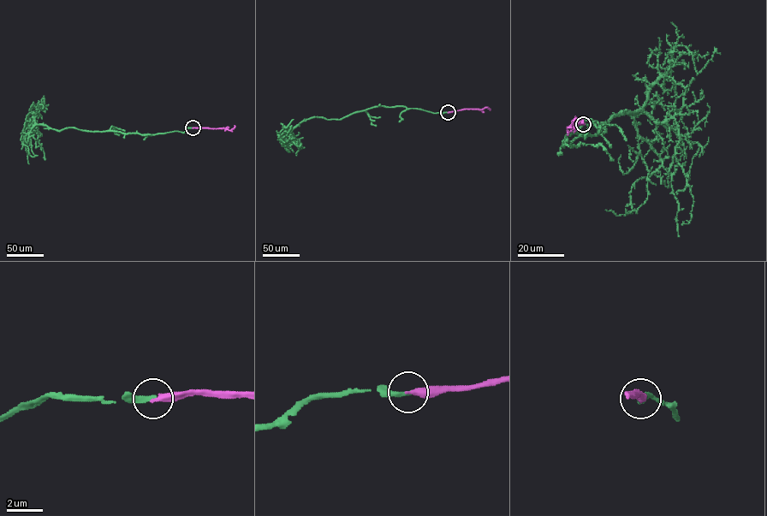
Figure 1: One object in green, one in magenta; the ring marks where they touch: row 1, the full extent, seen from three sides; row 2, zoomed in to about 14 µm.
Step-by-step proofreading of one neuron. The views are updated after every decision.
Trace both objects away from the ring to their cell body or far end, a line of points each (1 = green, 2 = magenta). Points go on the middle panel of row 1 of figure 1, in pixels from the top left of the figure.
1: (448, 112), (379, 106), (340, 119), (313, 116), (287, 129), (280, 137), (279, 133), (293, 119)
2: (448, 112), (486, 107), (490, 109)

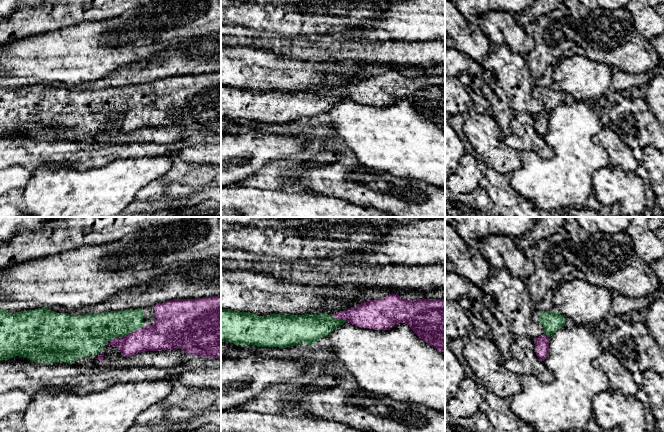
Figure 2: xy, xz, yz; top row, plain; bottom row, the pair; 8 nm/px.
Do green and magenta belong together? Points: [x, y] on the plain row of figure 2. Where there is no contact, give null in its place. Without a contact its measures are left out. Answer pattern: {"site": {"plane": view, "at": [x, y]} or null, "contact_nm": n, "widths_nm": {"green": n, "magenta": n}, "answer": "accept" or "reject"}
{"site": {"plane": "xy", "at": [127, 109]}, "contact_nm": 320, "widths_nm": {"green": 260, "magenta": 220}, "answer": "accept"}

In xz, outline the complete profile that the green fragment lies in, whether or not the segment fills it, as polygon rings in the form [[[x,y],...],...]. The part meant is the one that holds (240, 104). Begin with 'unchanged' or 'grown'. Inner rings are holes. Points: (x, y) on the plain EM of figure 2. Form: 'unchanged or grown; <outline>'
grown; [[[389,70],[377,76],[368,76],[334,91],[325,89],[292,91],[270,90],[258,92],[250,88],[221,85],[221,118],[257,123],[286,124],[299,120],[315,120],[322,113],[344,99],[375,106],[387,106],[399,99],[407,100],[423,117],[439,128],[445,128],[445,75],[405,76],[398,70]]]

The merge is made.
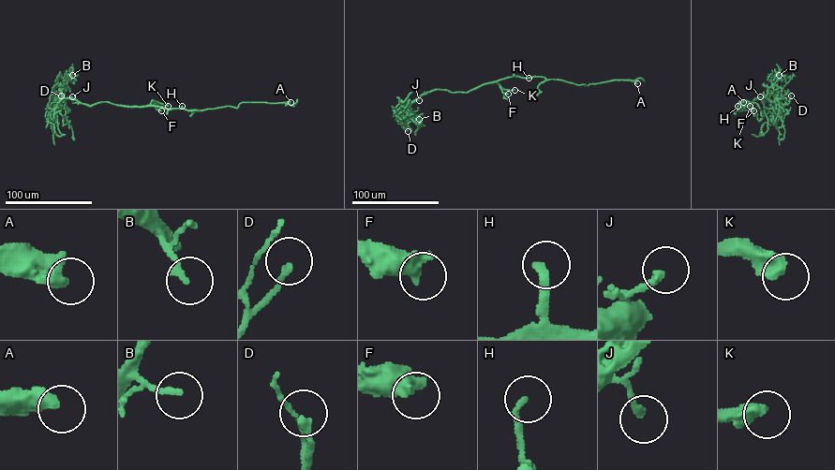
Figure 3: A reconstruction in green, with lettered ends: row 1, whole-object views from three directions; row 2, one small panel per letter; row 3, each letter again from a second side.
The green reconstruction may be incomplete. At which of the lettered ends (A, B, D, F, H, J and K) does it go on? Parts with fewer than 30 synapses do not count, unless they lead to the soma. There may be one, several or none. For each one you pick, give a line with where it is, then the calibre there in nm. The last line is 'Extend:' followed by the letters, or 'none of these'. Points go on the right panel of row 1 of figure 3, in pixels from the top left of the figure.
F: at (753, 110); 600 nm thick
H: at (738, 106); 240 nm thick
Extend: F, H

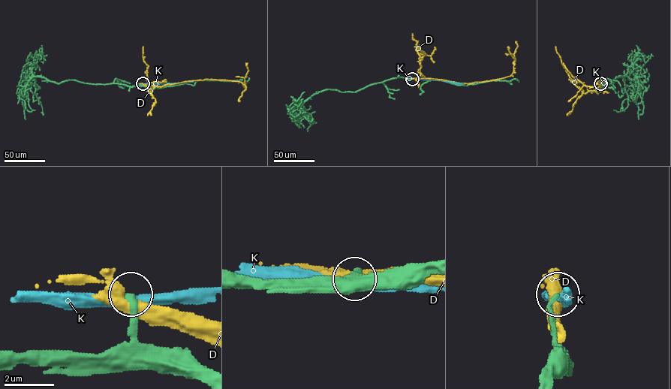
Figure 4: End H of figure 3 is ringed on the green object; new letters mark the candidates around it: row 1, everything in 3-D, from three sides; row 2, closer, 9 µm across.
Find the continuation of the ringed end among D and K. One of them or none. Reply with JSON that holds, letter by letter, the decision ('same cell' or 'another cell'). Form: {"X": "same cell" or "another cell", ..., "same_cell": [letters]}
{"D": "another cell", "K": "another cell", "same_cell": []}

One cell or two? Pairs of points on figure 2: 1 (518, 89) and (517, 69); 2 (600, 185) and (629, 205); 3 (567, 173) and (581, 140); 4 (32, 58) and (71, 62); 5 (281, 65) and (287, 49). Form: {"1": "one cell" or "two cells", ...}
{"1": "one cell", "2": "one cell", "3": "one cell", "4": "one cell", "5": "two cells"}

